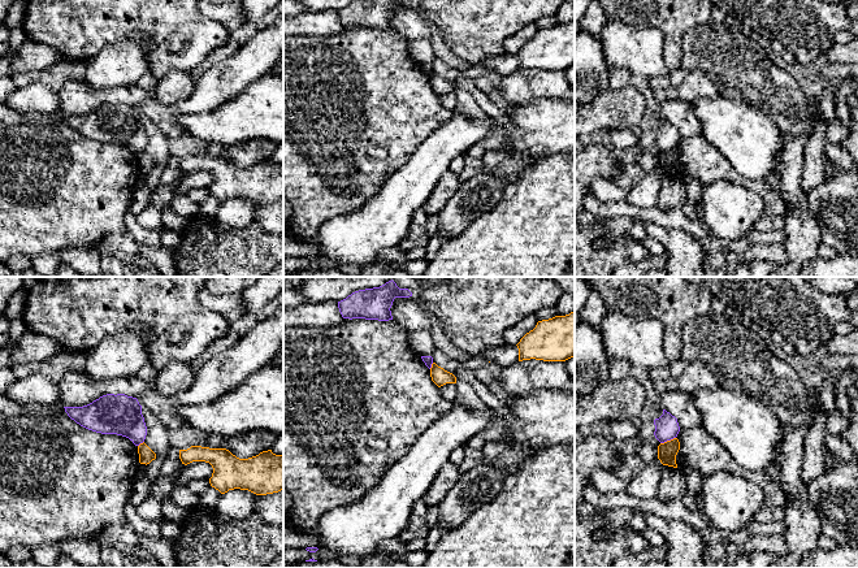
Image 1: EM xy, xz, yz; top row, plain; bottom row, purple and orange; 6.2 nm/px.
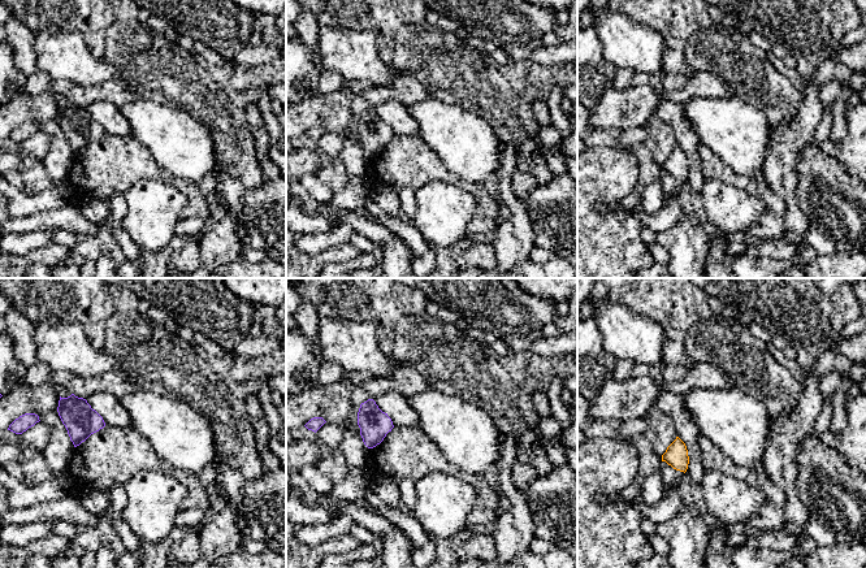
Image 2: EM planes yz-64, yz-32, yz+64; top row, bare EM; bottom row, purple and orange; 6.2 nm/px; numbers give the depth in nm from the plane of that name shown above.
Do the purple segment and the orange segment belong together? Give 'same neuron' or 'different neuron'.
different neuron

